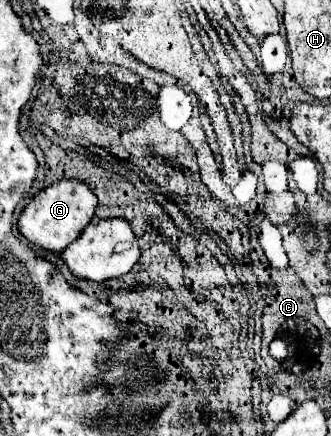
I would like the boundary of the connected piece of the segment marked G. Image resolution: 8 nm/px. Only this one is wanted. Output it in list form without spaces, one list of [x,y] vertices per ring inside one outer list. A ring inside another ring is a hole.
[[[60,180],[34,194],[32,202],[22,210],[18,218],[18,230],[28,242],[36,244],[38,248],[60,254],[90,224],[90,220],[94,218],[96,204],[98,200],[86,184],[78,180]]]

